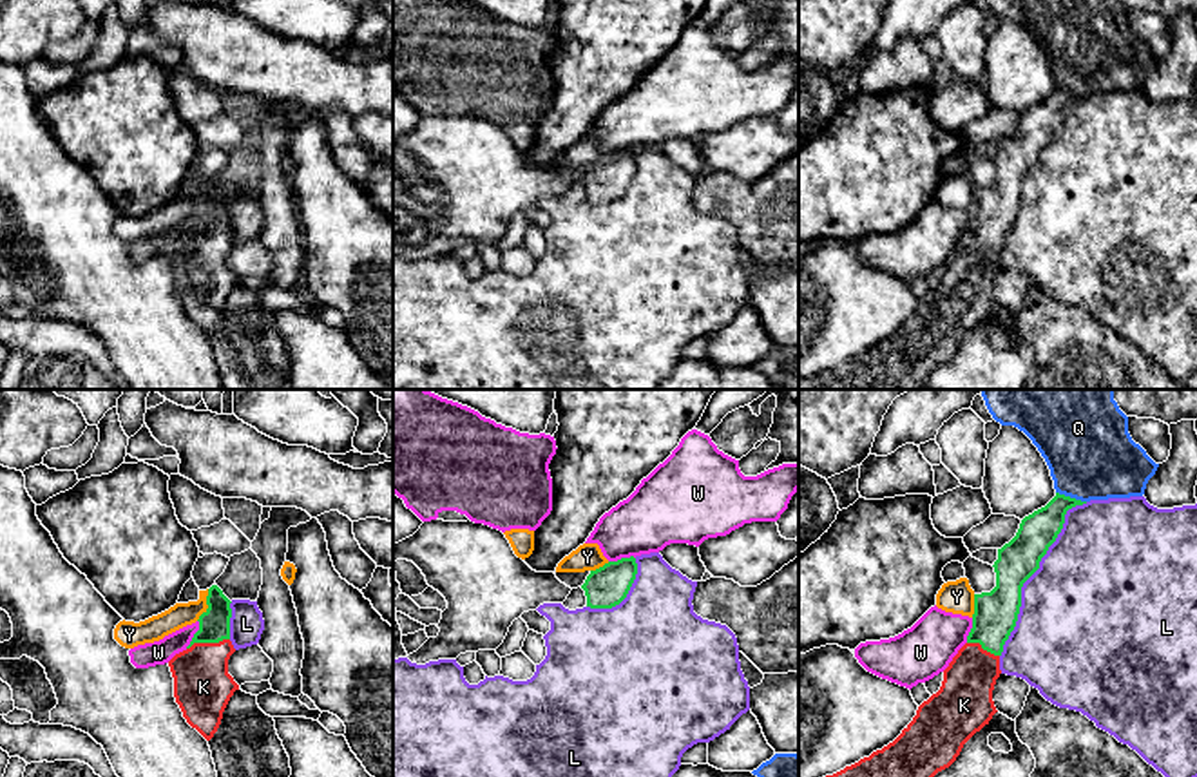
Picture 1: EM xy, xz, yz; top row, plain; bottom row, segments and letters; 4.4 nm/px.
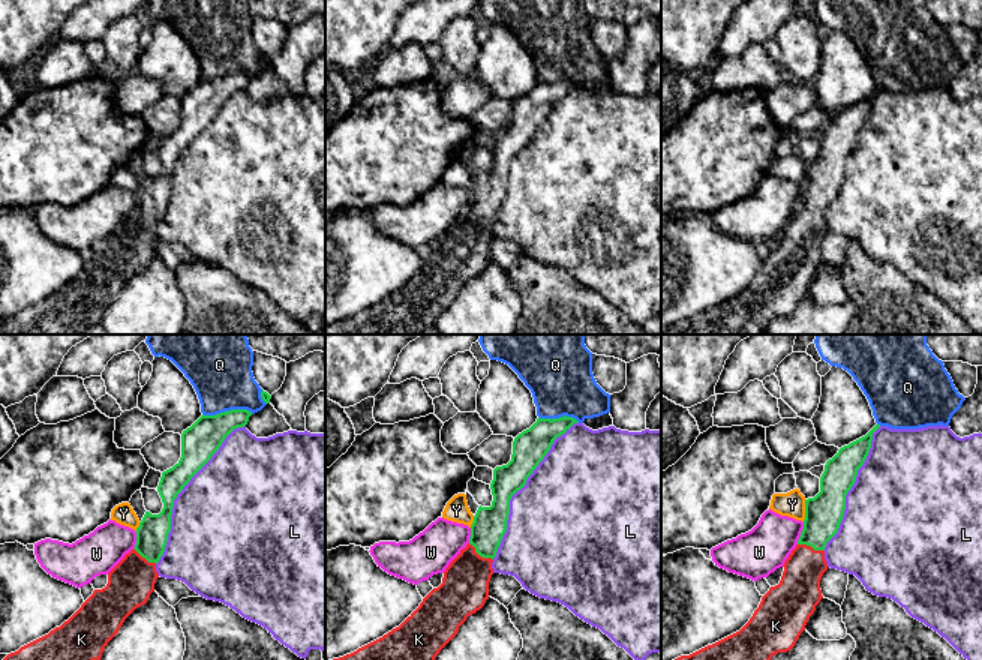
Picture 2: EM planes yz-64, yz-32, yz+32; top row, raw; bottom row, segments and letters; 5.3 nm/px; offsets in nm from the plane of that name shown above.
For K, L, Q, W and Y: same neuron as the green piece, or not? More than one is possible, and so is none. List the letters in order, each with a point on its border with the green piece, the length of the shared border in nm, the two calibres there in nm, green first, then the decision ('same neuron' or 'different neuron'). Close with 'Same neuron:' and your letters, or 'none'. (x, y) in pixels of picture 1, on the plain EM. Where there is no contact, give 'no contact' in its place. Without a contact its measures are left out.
K: xy (207, 236) | 200 nm | 140/260 nm | same neuron
L: yz (1031, 169) | 800 nm | 190/480 nm | different neuron
Q: yz (1069, 91) | 140 nm | 170/380 nm | different neuron
W: xy (194, 229) | 140 nm | 140/110 nm | different neuron
Y: xy (207, 198) | 160 nm | 140/110 nm | different neuron
Same neuron: K

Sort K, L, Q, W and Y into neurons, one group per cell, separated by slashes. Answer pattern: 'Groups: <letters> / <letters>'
Groups: K / L / Q / W / Y

